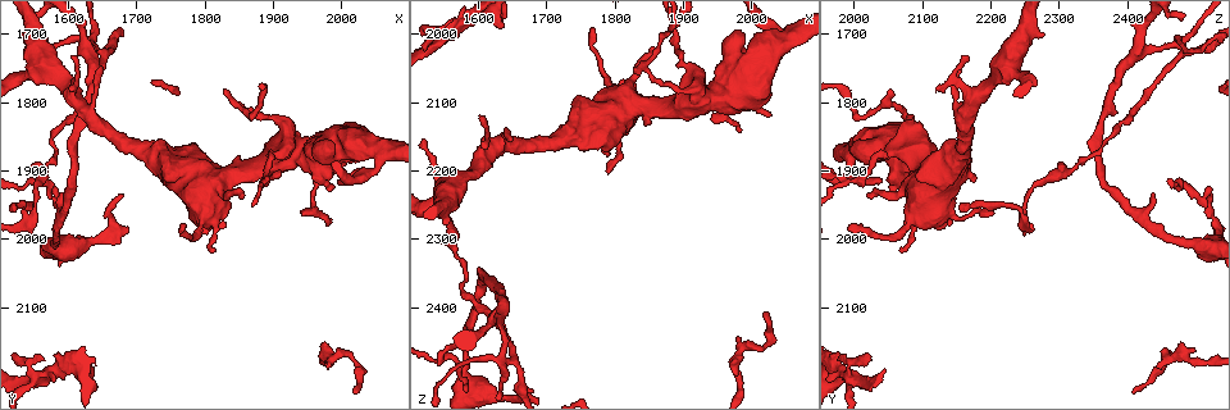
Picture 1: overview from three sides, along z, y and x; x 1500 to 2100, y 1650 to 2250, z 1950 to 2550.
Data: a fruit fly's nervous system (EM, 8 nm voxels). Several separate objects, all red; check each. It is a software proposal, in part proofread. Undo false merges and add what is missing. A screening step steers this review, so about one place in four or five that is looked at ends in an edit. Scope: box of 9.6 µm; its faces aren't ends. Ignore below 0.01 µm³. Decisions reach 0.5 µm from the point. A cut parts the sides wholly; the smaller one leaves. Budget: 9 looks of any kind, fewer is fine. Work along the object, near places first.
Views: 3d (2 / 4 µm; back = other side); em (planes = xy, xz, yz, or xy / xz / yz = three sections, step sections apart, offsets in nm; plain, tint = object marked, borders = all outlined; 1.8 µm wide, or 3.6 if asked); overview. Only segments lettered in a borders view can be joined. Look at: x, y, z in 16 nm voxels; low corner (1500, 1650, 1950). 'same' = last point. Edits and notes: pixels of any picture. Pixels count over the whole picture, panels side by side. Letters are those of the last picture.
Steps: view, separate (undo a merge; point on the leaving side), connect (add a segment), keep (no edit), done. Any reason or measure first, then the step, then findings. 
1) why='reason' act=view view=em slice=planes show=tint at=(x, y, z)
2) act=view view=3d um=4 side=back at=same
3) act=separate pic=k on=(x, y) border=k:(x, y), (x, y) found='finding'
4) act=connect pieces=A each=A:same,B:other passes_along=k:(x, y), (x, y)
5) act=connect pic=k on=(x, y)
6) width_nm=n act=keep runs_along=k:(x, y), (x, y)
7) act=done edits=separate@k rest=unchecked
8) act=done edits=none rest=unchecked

why='abrupt turn' act=view view=em slice=planes show=tint at=(1545, 1950, 2245)

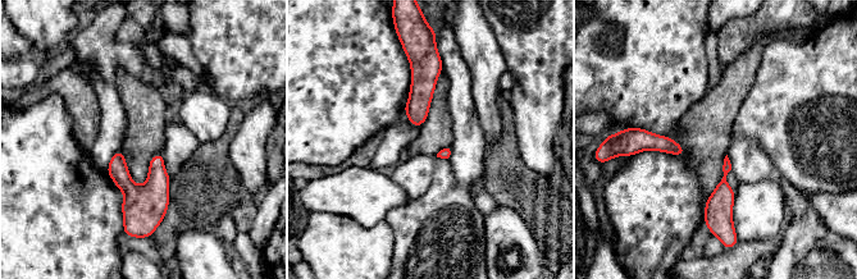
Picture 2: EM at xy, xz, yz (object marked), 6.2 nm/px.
act=view view=em slice=planes show=borders at=same

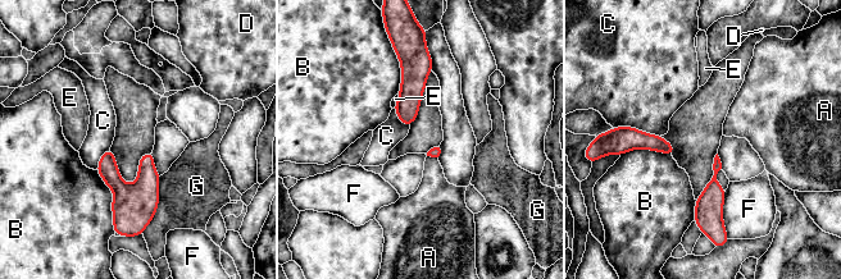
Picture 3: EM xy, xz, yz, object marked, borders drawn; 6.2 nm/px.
act=keep each=A:other,B:other,C:other,D:other,E:other,F:other,G:other border=3:(621, 126), (628, 126), (659, 136) found='one neuron here'

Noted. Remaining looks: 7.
why='thin end' act=view view=3d um=4 at=(1855, 1935, 2020)

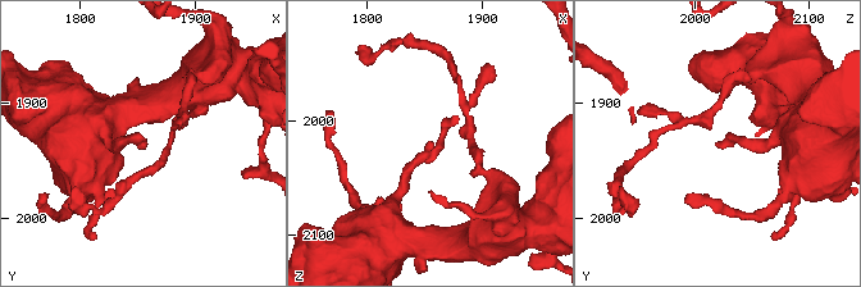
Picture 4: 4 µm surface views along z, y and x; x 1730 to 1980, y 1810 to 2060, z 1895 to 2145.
why='shape alone is not enough' act=view view=em slice=planes show=borders at=(1856, 1934, 2022)

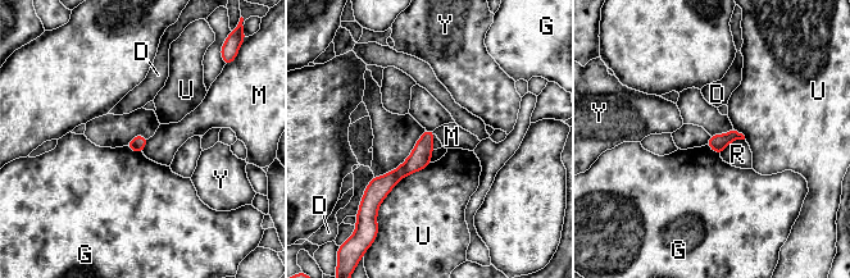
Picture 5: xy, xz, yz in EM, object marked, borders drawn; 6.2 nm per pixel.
width_nm=100 act=keep each=D:other,G:other,M:other,R:other,U:other,Y:other runs_along=5:(428, 132), (423, 150), (381, 196) found='no lettered segment goes on from it'

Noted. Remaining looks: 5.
why='four or more arms meet' act=view view=em slice=planes show=tint at=(1635, 1715, 2475)

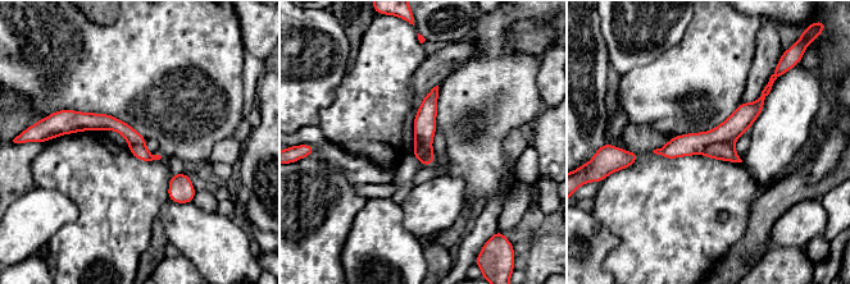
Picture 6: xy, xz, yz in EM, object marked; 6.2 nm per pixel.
act=view view=em slice=planes show=borders at=same

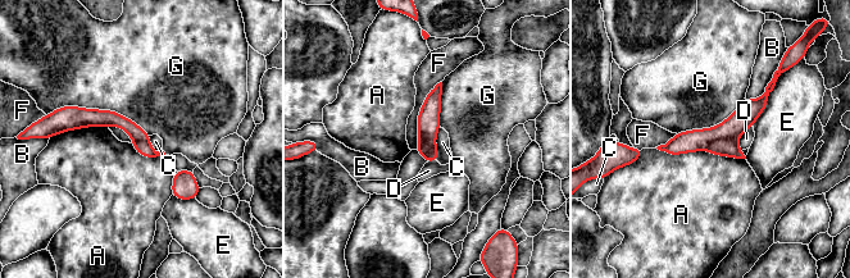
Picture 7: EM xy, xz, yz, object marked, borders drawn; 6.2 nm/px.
width_nm=100 act=separate pic=7 on=(431, 156) each=A:other,B:other,C:other,D:other,E:other,F:other,G:other border=7:(427, 141), (422, 145), (426, 160) found='two neurons meet here'

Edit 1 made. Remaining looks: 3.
why='see it whole again' act=view view=overview

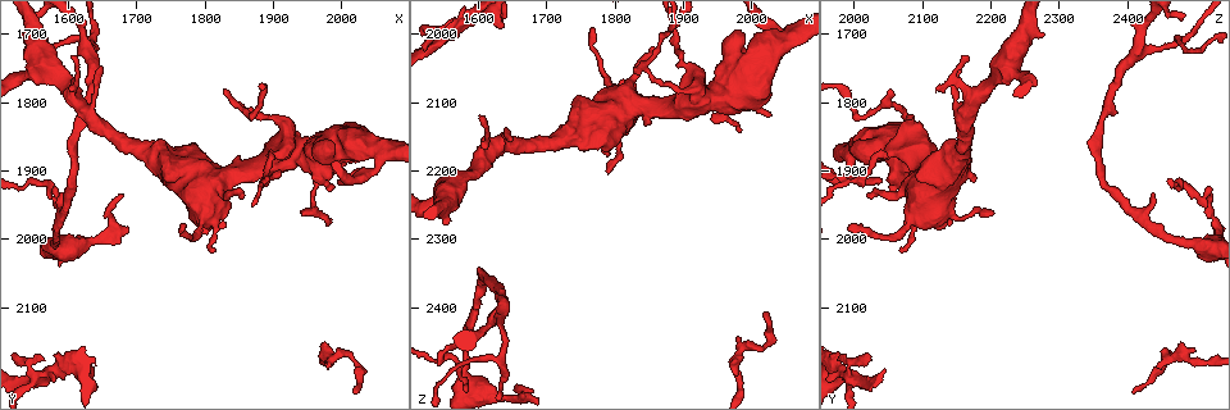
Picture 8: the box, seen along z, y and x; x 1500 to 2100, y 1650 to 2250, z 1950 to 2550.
why='abrupt turn' act=view view=em slice=xy step=16 show=tint at=(2020, 2180, 2460)

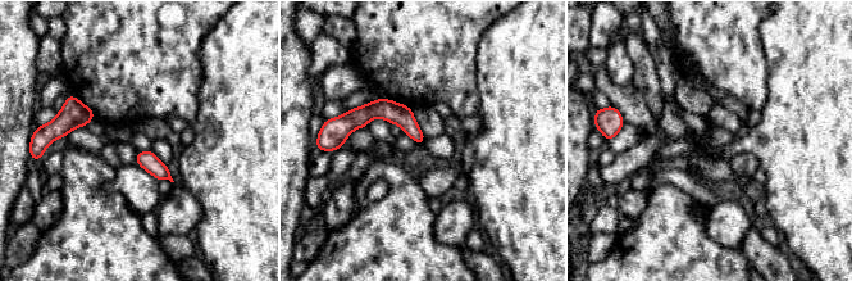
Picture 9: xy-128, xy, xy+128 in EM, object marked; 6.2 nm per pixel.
why='see the neighbours' act=view view=em slice=xy step=16 show=borders at=same

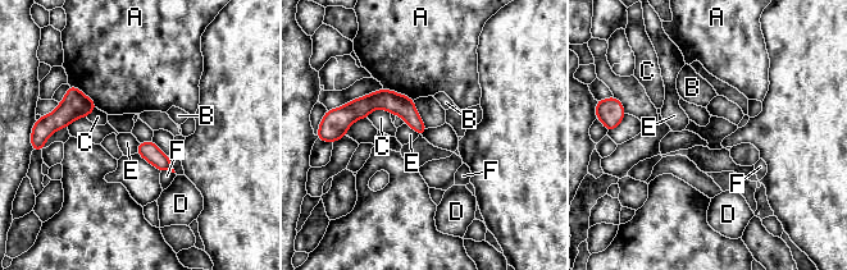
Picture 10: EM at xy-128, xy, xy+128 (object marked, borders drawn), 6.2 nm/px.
width_nm=100 act=keep each=A:other,B:other,C:other,D:other,E:other,F:other border=10:(405, 123), (418, 136) found='all the same neuron'

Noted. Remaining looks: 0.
act=done edits=separate@7 rest=unchecked

